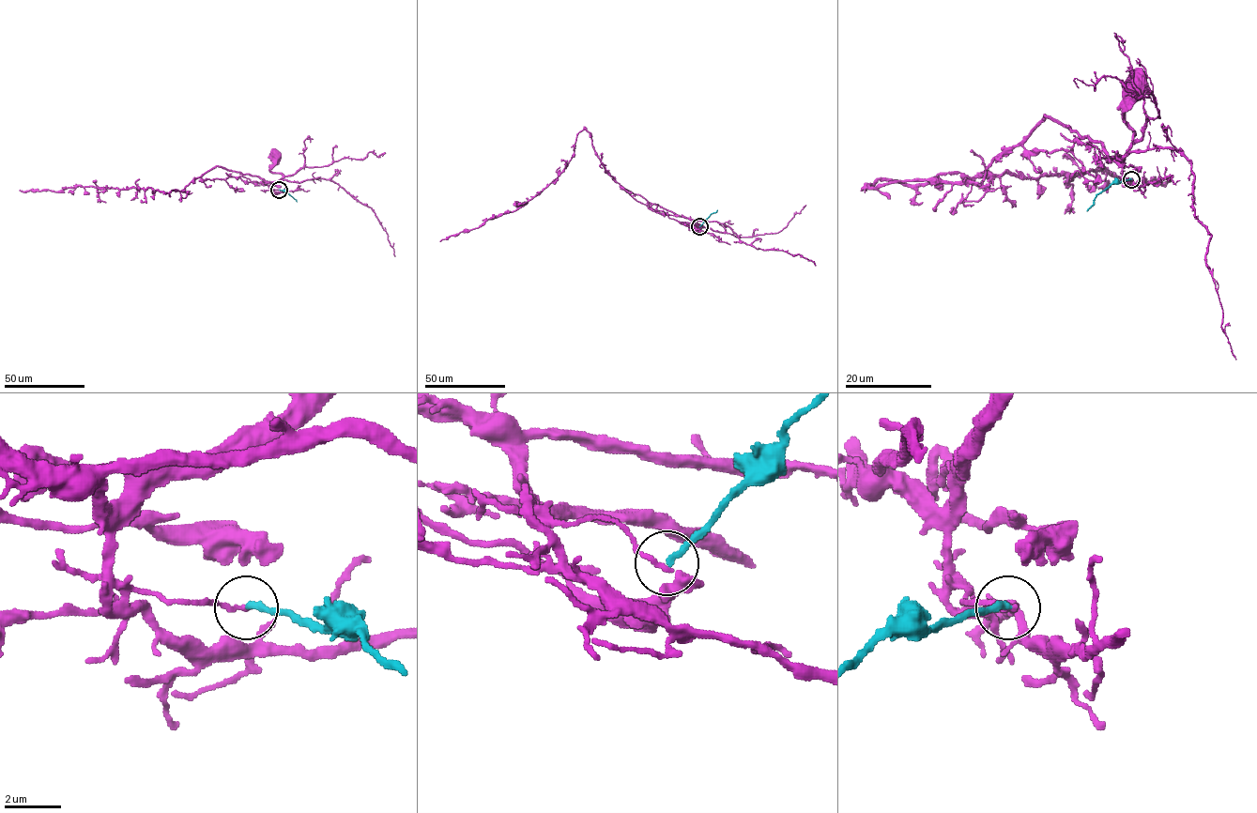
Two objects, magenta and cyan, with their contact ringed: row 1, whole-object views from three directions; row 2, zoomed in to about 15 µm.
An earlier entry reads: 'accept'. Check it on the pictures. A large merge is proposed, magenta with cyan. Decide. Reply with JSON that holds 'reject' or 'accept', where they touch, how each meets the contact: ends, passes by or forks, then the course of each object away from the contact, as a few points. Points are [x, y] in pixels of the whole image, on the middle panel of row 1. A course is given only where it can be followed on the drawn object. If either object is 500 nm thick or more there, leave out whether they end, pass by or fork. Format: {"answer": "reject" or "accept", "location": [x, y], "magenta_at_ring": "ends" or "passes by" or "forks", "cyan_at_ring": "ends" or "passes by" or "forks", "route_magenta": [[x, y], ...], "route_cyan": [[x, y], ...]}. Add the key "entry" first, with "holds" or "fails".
{"entry": "fails", "answer": "reject", "location": [699, 226], "magenta_at_ring": "ends", "cyan_at_ring": "ends", "route_magenta": [[699, 226], [692, 223], [703, 227], [690, 225], [696, 224], [697, 229]], "route_cyan": [[699, 226], [717, 210]]}

